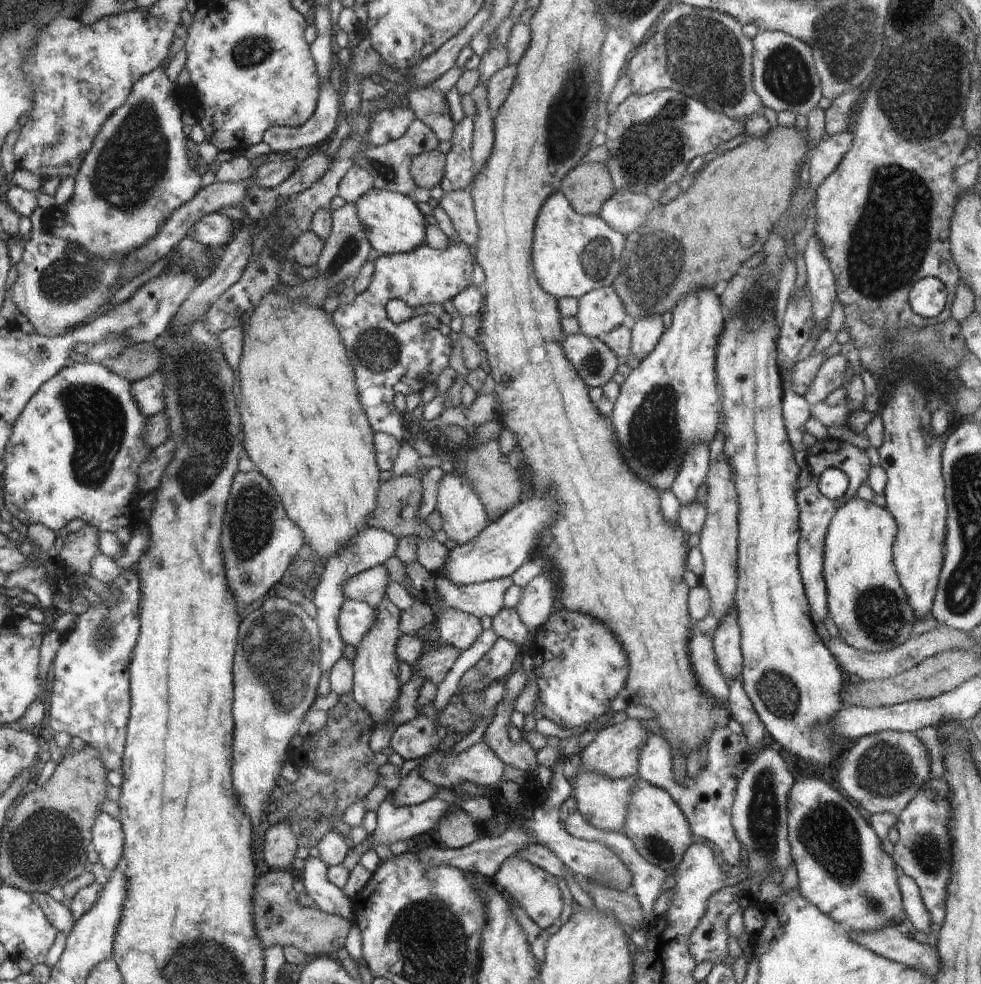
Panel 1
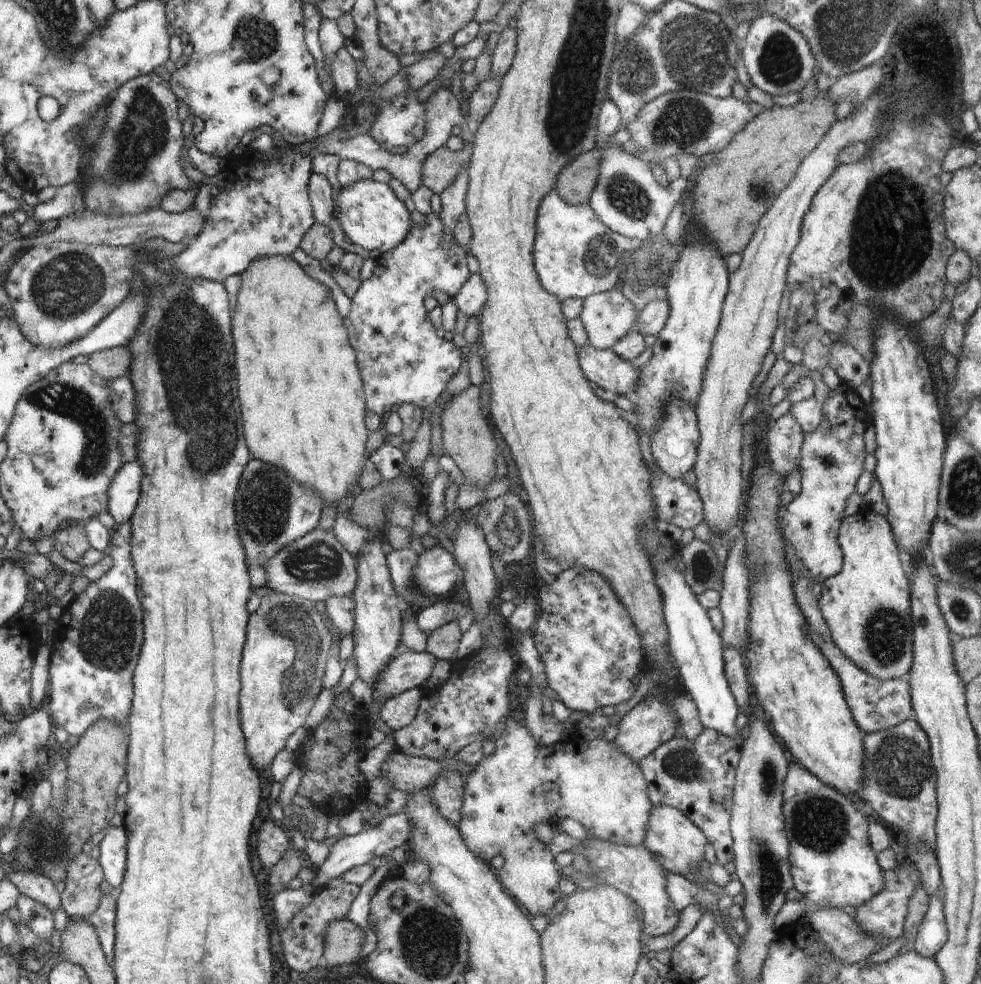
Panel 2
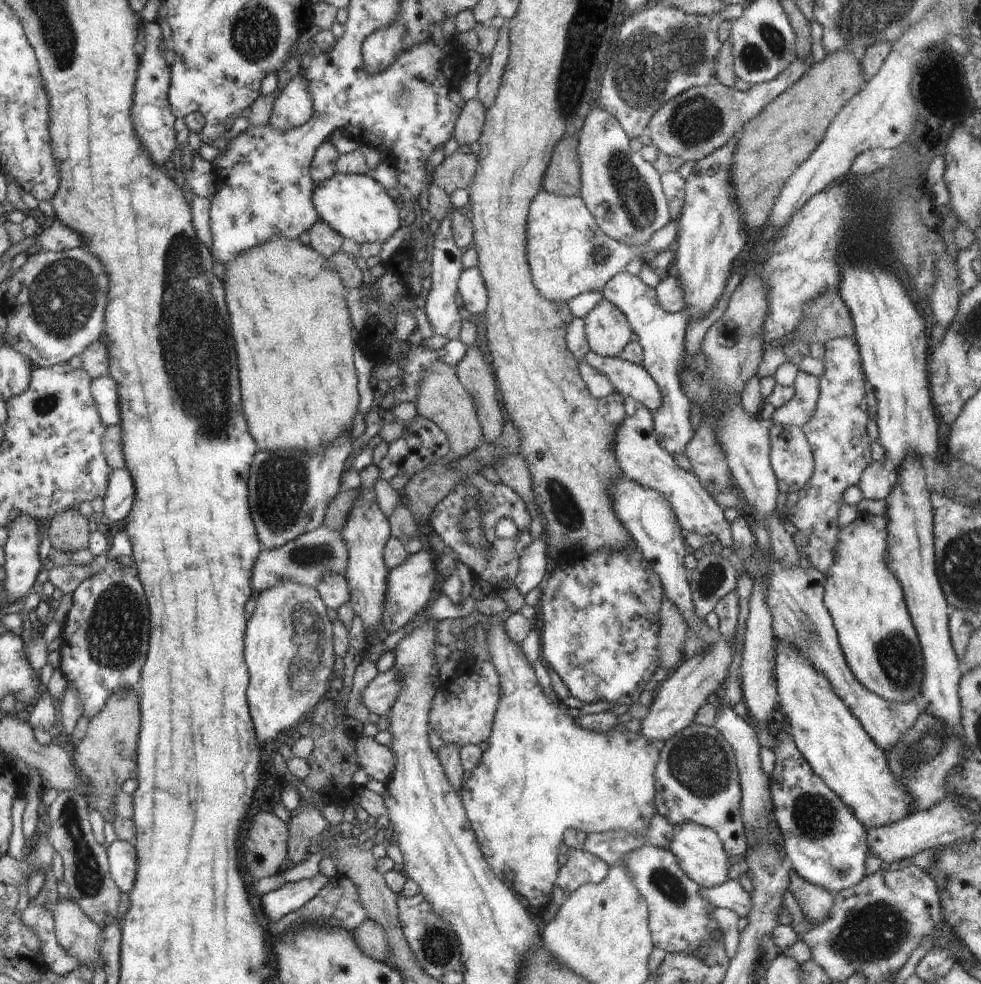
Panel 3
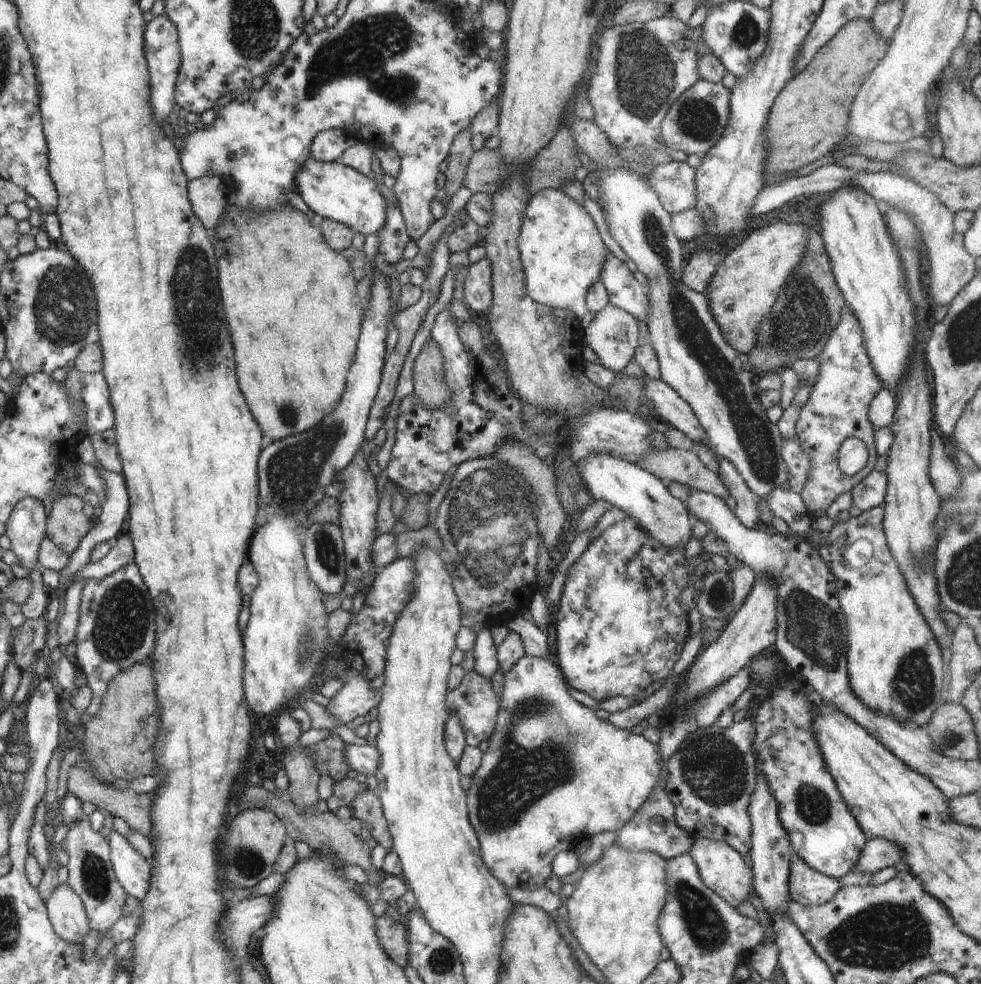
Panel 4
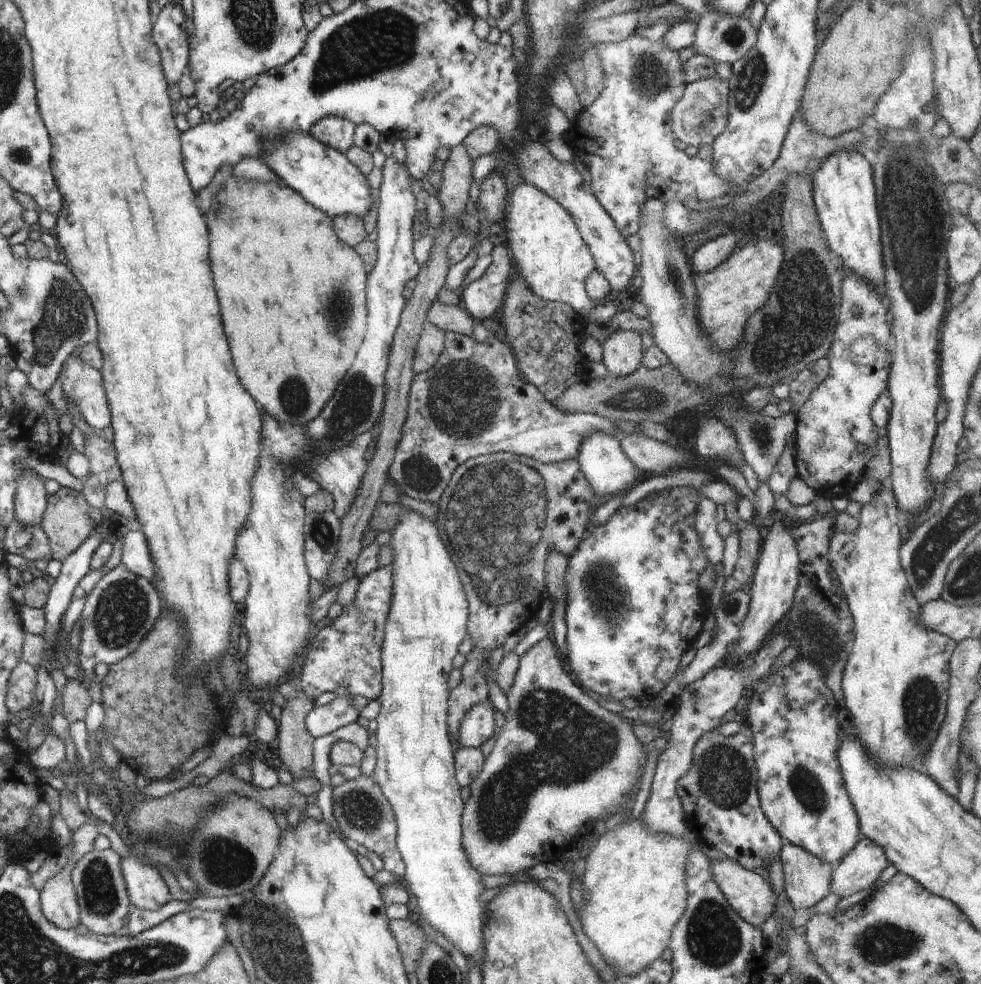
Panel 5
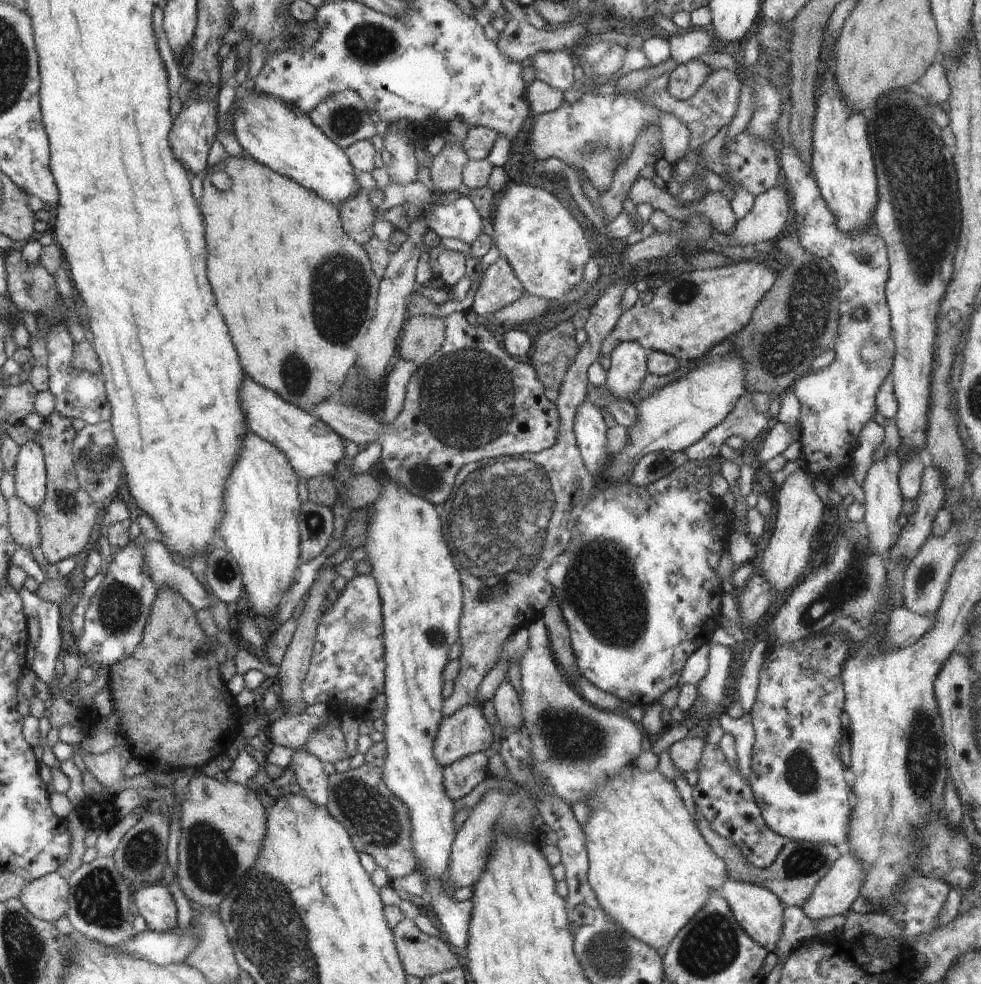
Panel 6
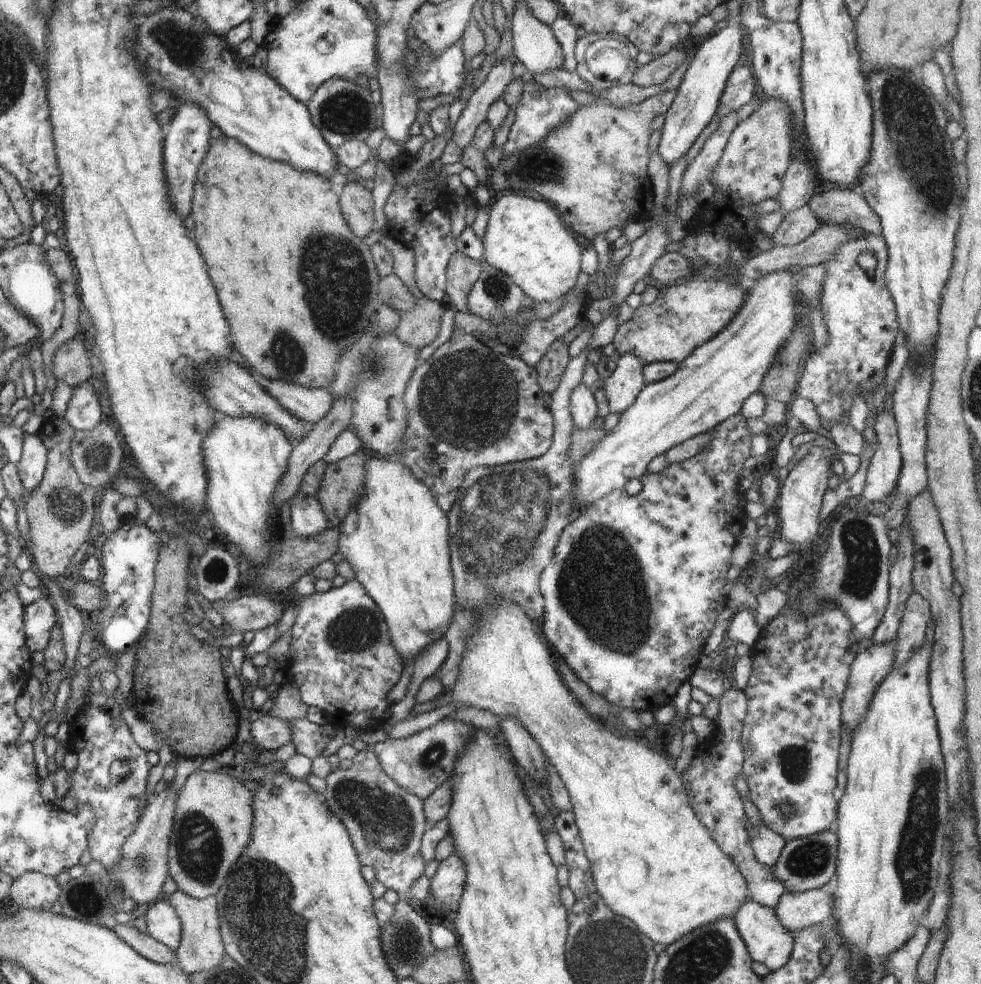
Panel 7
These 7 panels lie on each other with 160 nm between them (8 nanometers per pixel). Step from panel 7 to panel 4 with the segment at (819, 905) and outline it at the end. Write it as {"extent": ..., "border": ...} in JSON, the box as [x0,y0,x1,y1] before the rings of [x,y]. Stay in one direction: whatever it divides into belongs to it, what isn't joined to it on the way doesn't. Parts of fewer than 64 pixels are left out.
{"extent":[853,837,902,875],"border":[[[880,837],[867,839],[853,870],[865,875],[874,875],[882,868],[898,864],[902,853],[901,848],[893,842]]]}

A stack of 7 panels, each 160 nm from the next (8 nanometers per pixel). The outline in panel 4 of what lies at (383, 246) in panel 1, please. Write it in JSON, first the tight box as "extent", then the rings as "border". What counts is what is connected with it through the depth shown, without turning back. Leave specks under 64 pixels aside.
{"extent":[294,154,386,236],"border":[[[311,154],[304,161],[304,164],[295,172],[294,175],[295,190],[300,194],[300,198],[308,205],[308,208],[315,212],[317,219],[332,219],[349,226],[355,234],[360,232],[365,236],[378,232],[386,220],[386,200],[382,193],[376,188],[376,182],[360,171],[352,167],[343,165],[338,161],[319,161]]]}

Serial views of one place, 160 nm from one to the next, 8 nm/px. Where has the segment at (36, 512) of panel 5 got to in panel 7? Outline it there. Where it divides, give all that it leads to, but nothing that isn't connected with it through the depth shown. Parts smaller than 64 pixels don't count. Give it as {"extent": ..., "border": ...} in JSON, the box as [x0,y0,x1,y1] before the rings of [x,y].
{"extent":[17,433,47,494],"border":[[[24,433],[17,473],[24,492],[30,494],[38,488],[47,465],[47,450],[36,434]]]}

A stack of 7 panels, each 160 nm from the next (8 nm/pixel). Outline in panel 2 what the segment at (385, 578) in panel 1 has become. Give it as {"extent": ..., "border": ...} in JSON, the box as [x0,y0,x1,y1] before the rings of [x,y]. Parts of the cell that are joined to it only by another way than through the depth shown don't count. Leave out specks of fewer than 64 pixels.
{"extent":[265,526,356,603],"border":[[[318,526],[267,560],[265,588],[280,591],[284,595],[296,595],[313,603],[325,602],[331,596],[351,597],[356,586],[356,567],[354,557],[344,552],[342,543],[334,531],[324,530]]]}

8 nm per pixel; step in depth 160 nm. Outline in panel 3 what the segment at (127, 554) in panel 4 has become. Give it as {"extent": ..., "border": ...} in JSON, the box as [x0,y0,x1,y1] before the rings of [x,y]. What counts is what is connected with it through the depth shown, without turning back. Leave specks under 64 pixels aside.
{"extent":[48,553,107,594],"border":[[[106,553],[96,556],[88,566],[52,566],[48,572],[48,580],[56,589],[64,594],[73,594],[74,590],[90,578],[104,570],[107,564]]]}

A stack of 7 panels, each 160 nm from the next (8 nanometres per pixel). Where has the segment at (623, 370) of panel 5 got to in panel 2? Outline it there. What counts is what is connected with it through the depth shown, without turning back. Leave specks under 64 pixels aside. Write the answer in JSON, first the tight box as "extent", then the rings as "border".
{"extent":[579,288,635,349],"border":[[[614,288],[583,299],[579,319],[587,330],[589,344],[597,349],[611,349],[634,330],[635,308],[622,291]]]}

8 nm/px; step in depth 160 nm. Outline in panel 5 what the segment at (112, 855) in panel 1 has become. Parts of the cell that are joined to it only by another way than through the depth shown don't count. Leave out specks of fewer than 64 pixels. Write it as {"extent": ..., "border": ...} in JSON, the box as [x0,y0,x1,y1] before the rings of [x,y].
{"extent":[96,822,173,911],"border":[[[97,822],[96,825],[99,834],[109,838],[111,849],[120,855],[127,893],[134,906],[145,911],[155,911],[173,900],[168,886],[156,868],[146,866],[139,853],[130,854],[112,826],[104,822]]]}

